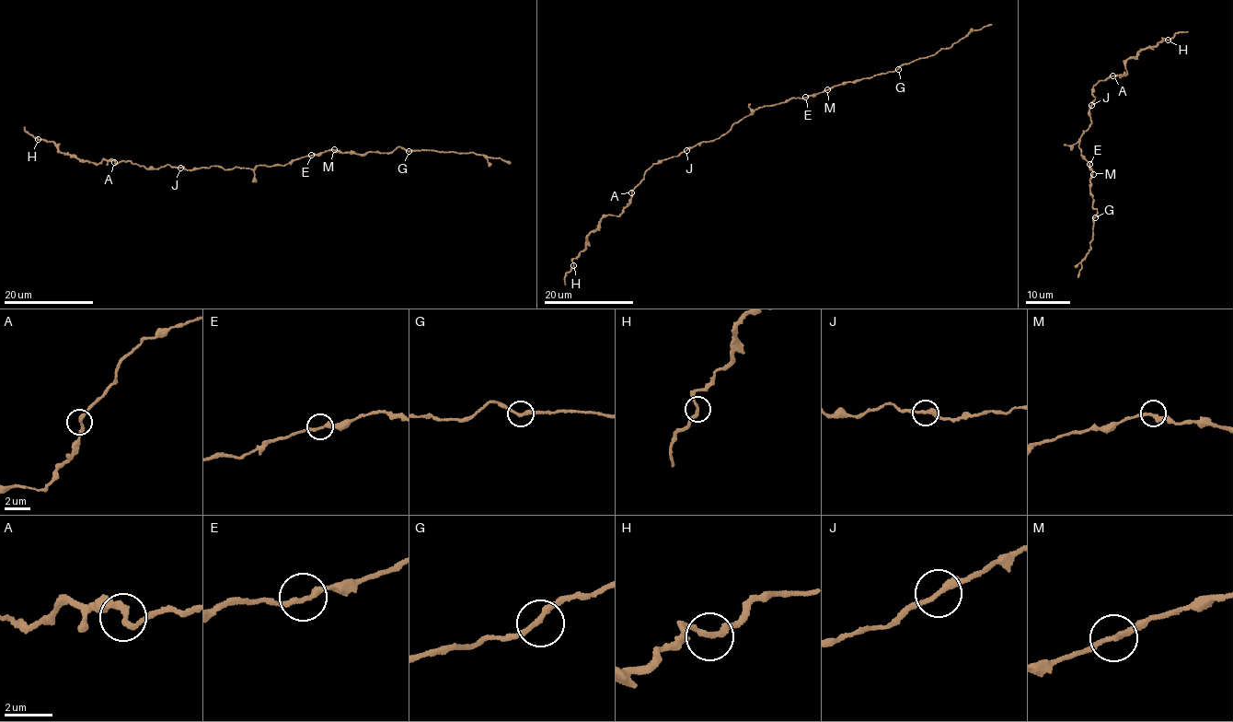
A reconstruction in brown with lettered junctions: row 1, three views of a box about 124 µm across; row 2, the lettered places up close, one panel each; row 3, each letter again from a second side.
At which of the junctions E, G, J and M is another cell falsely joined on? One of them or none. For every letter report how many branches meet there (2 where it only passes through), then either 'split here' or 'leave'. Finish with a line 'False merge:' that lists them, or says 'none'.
E: 2 | leave
G: 2 | leave
J: 2 | split here
M: 2 | leave
False merge: J

